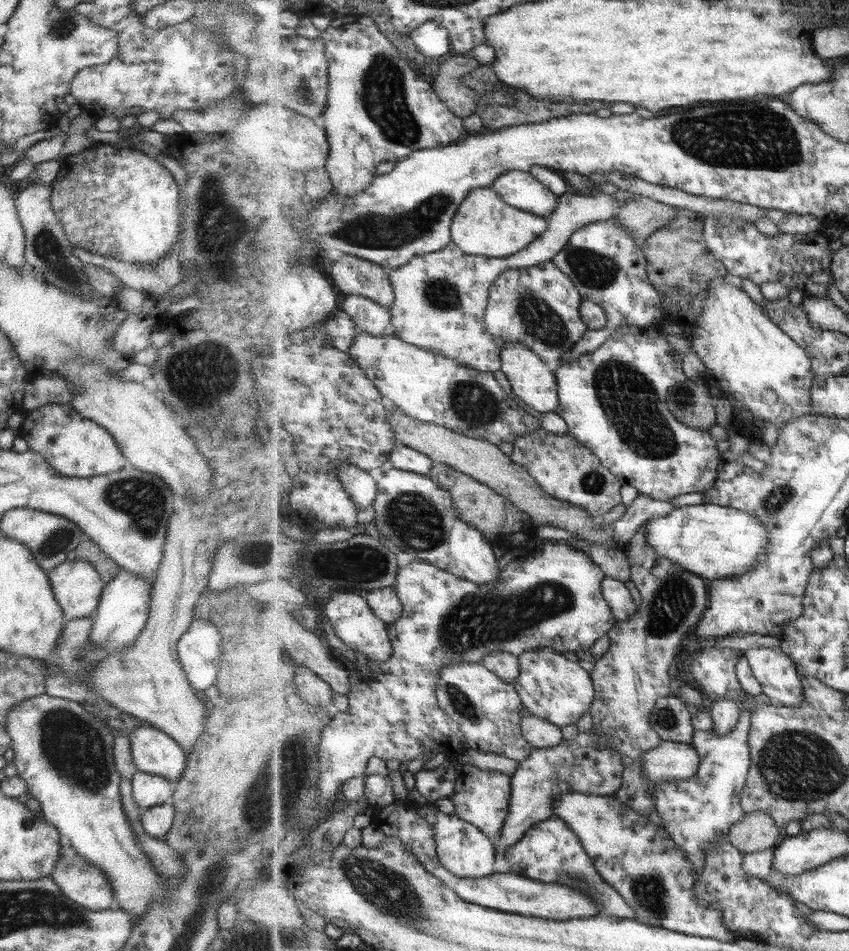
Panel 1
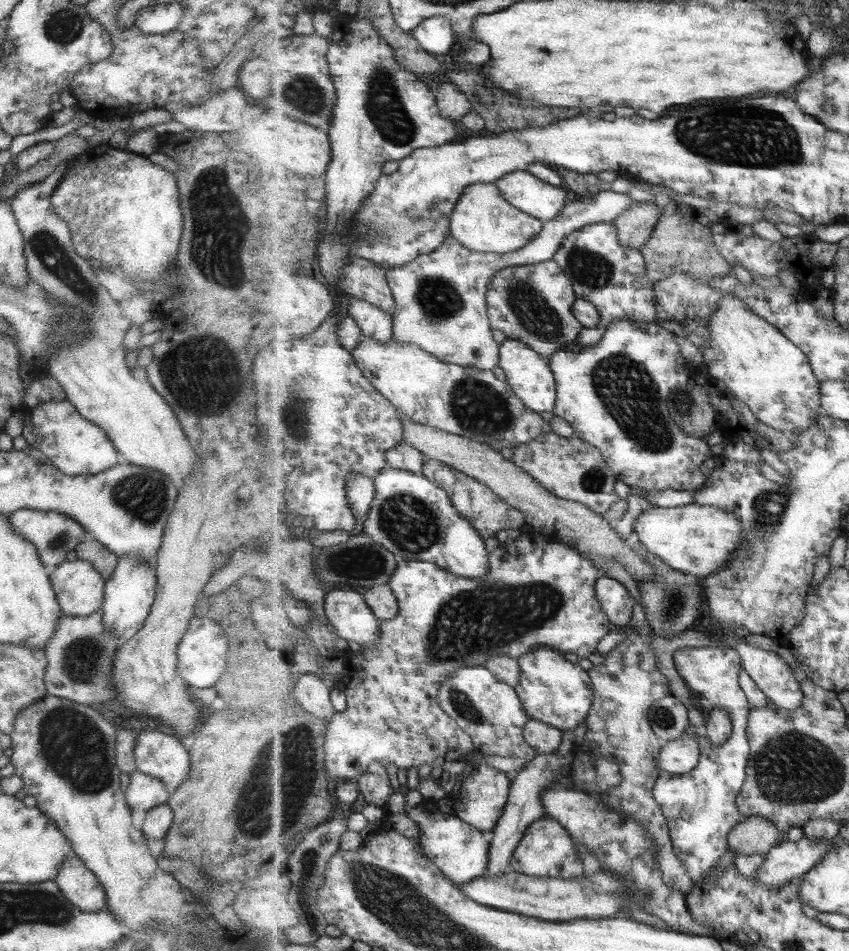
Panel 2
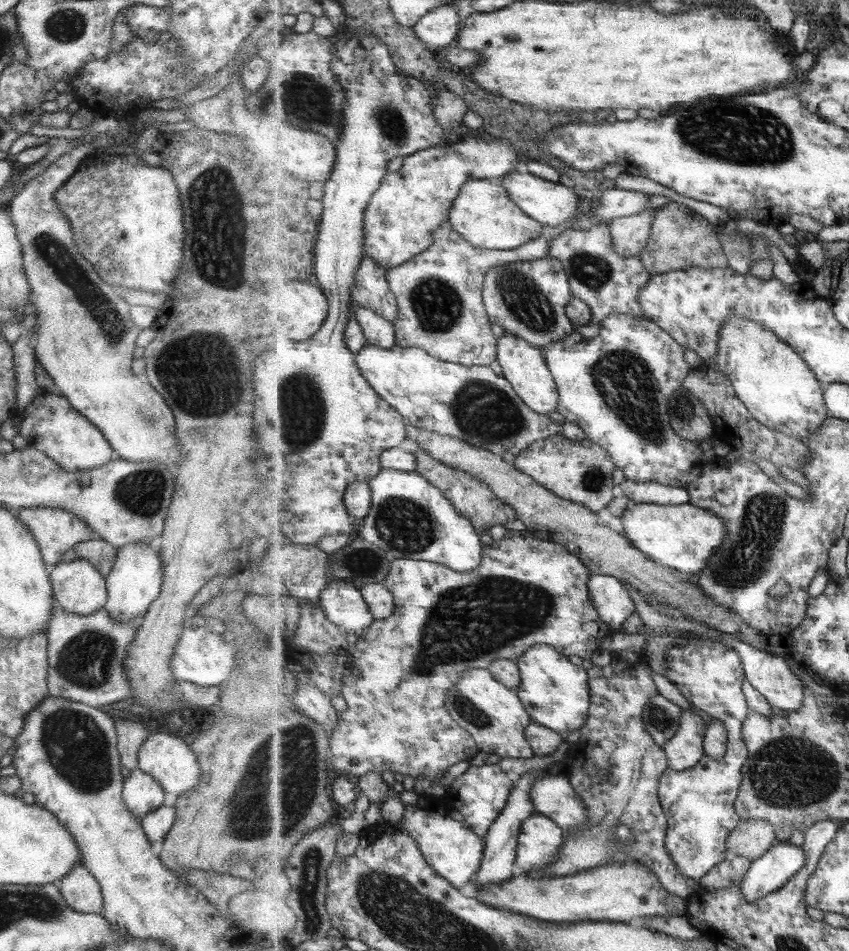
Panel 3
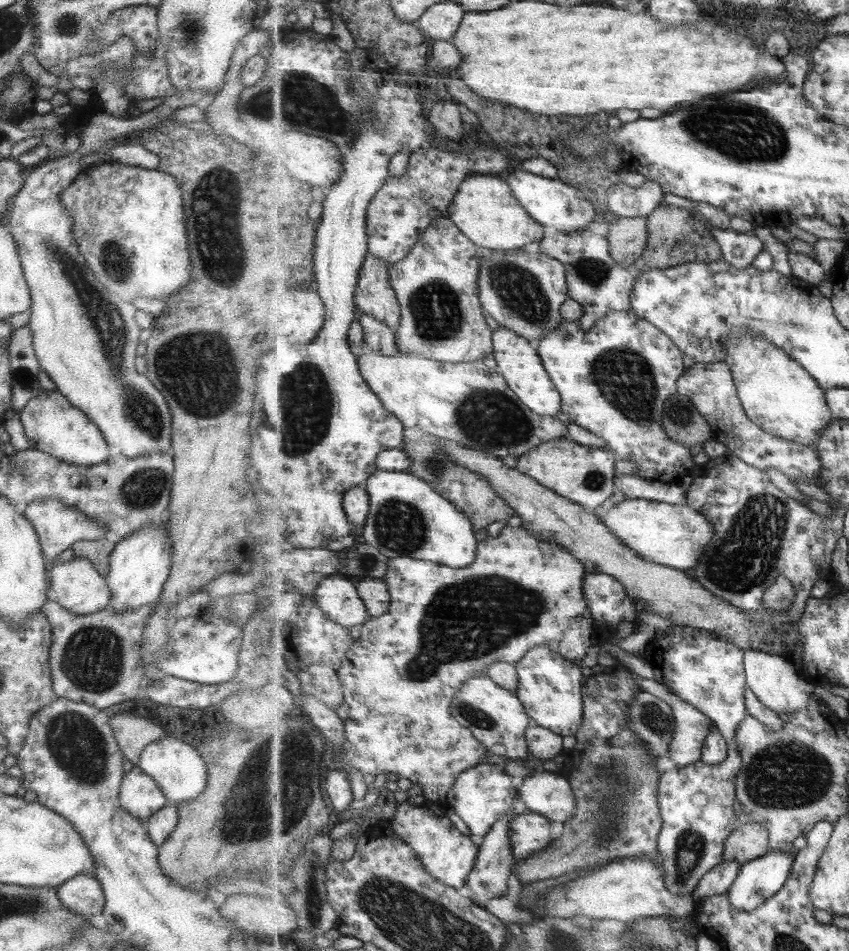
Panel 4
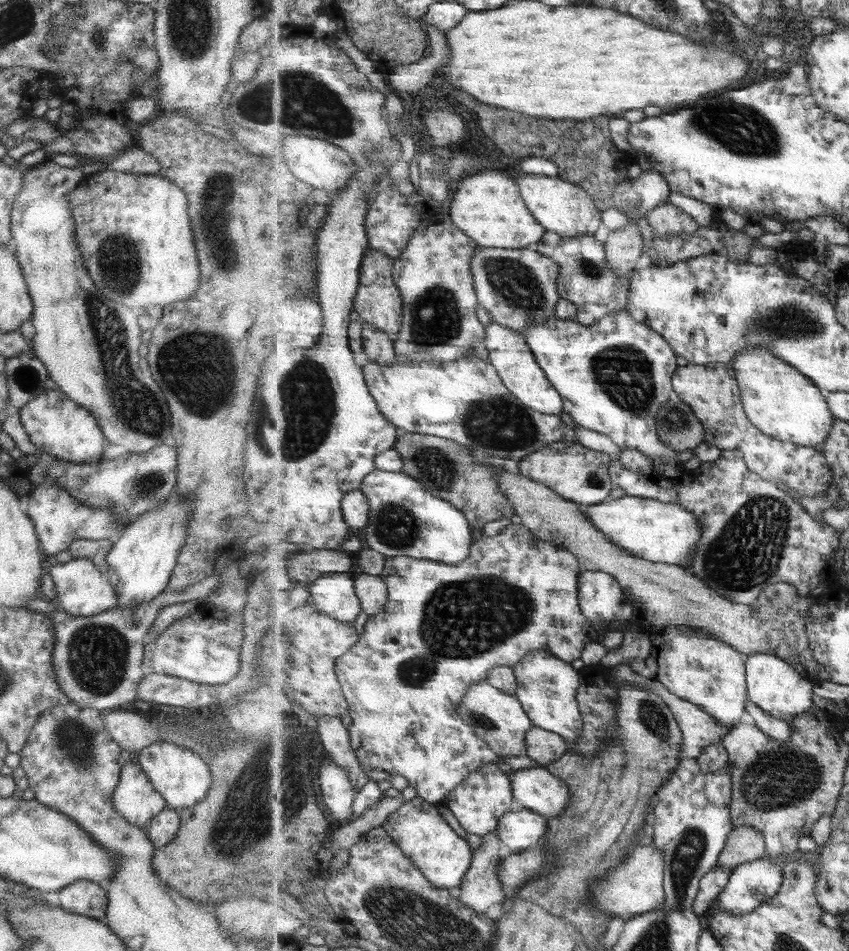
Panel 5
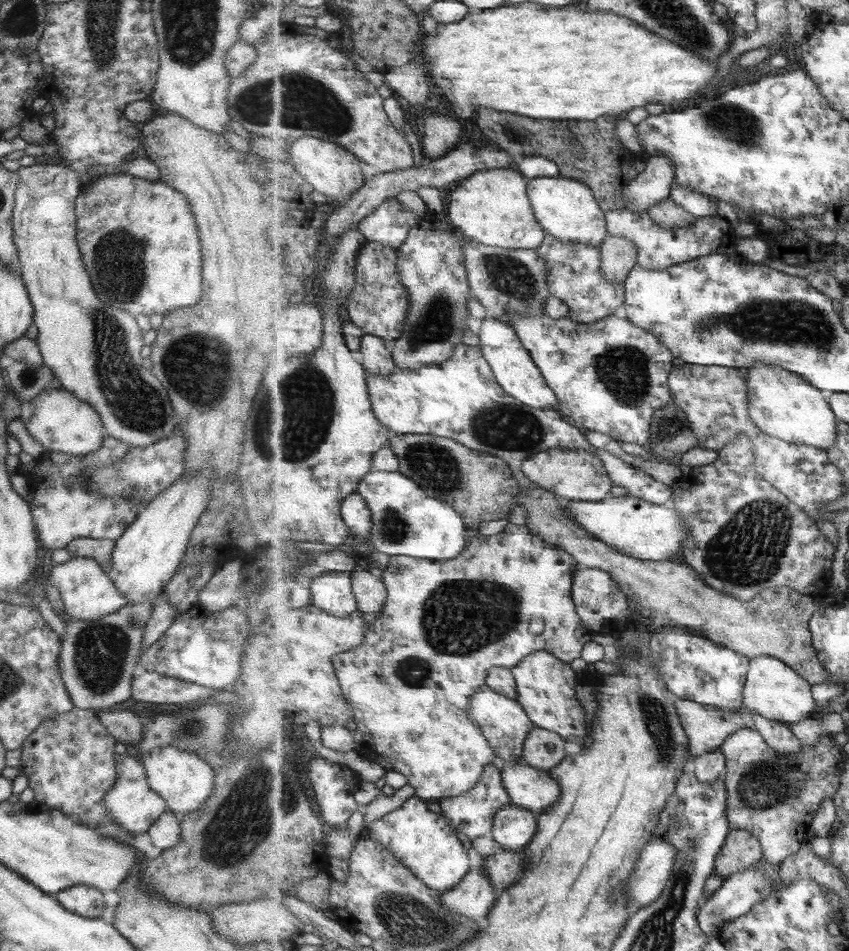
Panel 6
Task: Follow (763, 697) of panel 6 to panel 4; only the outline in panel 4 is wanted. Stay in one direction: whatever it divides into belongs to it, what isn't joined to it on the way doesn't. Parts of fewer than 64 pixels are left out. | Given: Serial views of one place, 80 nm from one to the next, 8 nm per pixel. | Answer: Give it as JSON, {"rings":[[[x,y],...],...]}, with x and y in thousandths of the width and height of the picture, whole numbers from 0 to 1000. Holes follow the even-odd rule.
{"rings":[[[885,682],[878,683],[876,687],[881,723],[895,733],[901,742],[913,749],[927,751],[938,750],[953,742],[954,734],[960,728],[960,721],[955,718],[955,709],[945,708],[939,700],[929,696],[929,693],[920,689]]]}

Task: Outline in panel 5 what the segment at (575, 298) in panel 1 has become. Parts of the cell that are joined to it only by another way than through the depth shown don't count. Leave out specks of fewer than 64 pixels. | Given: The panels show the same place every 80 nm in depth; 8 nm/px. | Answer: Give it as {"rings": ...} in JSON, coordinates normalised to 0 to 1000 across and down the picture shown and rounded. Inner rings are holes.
{"rings":[[[565,260],[559,264],[555,280],[565,321],[585,341],[618,351],[623,343],[640,341],[654,332],[654,324],[661,314],[660,305],[656,305],[660,282],[630,260]]]}

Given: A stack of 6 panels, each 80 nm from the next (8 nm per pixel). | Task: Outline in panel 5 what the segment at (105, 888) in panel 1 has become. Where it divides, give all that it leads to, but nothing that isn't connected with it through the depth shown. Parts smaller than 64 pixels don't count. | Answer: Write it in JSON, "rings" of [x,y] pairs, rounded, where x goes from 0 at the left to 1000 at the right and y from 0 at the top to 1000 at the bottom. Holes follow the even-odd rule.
{"rings":[[[90,925],[67,937],[69,954],[78,960],[108,966],[122,963],[125,958],[124,936],[115,930]]]}

